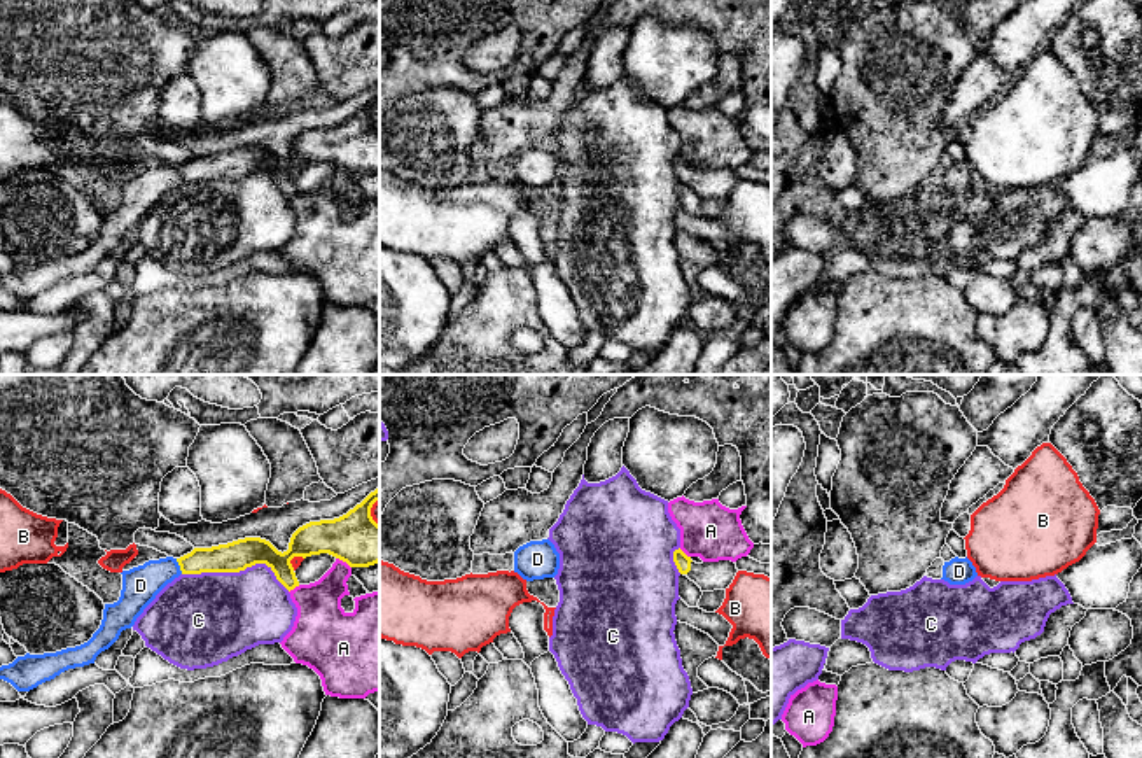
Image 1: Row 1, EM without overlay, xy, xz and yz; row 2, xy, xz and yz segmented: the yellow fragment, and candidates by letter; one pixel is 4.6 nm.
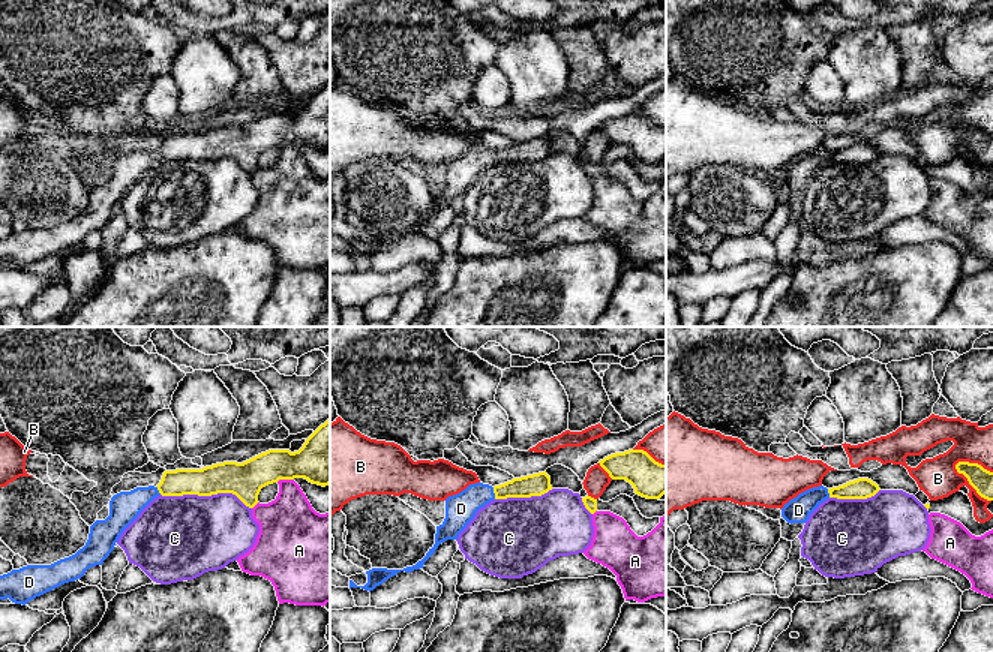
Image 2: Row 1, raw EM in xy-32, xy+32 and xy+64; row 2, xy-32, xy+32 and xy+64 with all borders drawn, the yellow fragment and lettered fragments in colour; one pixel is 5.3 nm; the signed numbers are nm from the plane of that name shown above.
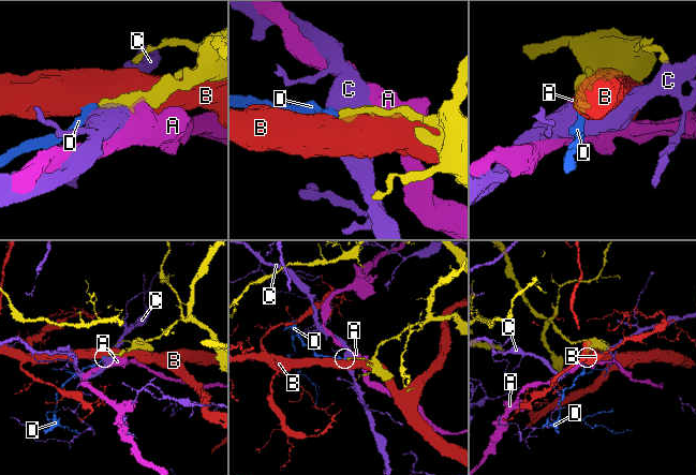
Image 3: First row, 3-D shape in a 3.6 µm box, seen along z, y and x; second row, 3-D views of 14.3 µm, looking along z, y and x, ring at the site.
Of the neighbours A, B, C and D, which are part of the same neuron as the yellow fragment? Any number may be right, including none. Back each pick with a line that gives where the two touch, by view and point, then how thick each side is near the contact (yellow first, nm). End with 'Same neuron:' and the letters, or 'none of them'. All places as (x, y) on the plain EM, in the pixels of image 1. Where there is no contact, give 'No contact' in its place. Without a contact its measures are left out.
D: Touches yellow at xy (179, 172). Thickness 140 nm (yellow) against 170 nm
Same neuron: D

